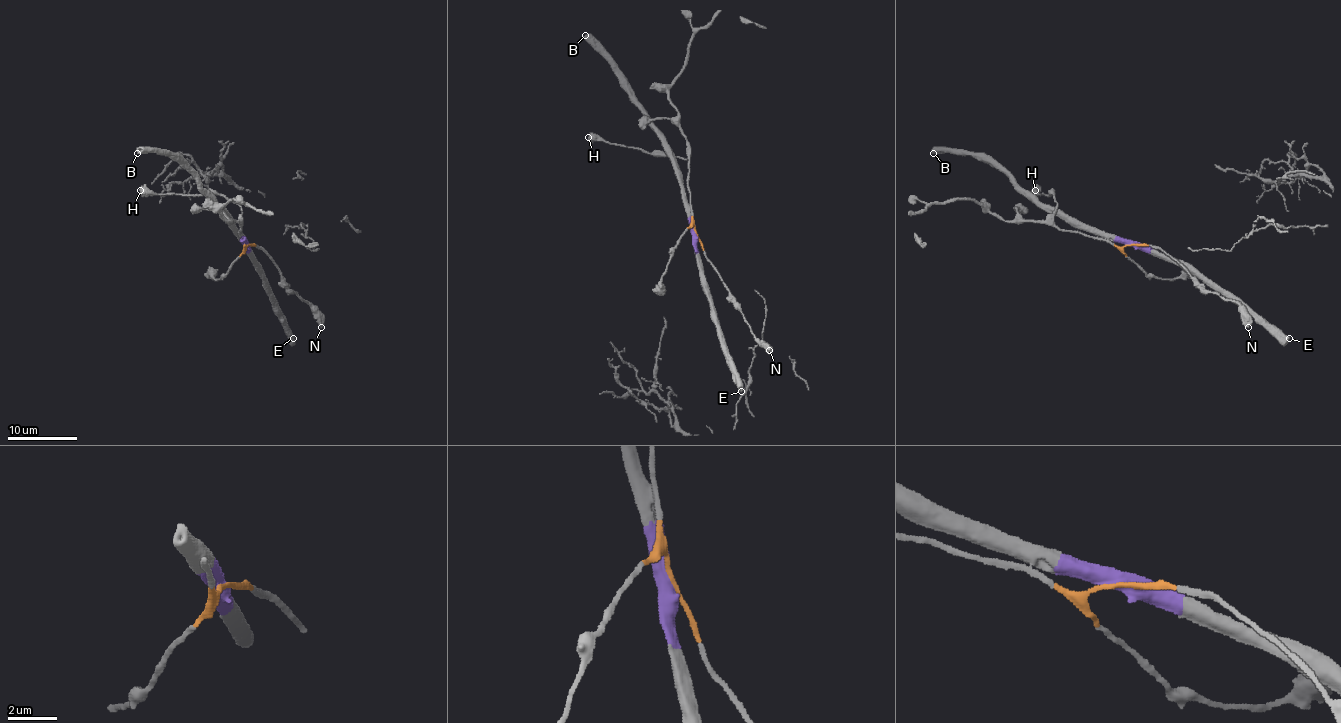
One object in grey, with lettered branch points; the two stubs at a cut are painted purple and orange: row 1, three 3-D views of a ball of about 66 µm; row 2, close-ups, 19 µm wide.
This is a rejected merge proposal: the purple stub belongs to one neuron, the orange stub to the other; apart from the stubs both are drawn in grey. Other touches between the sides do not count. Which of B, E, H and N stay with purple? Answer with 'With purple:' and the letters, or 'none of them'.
With purple: B, E

